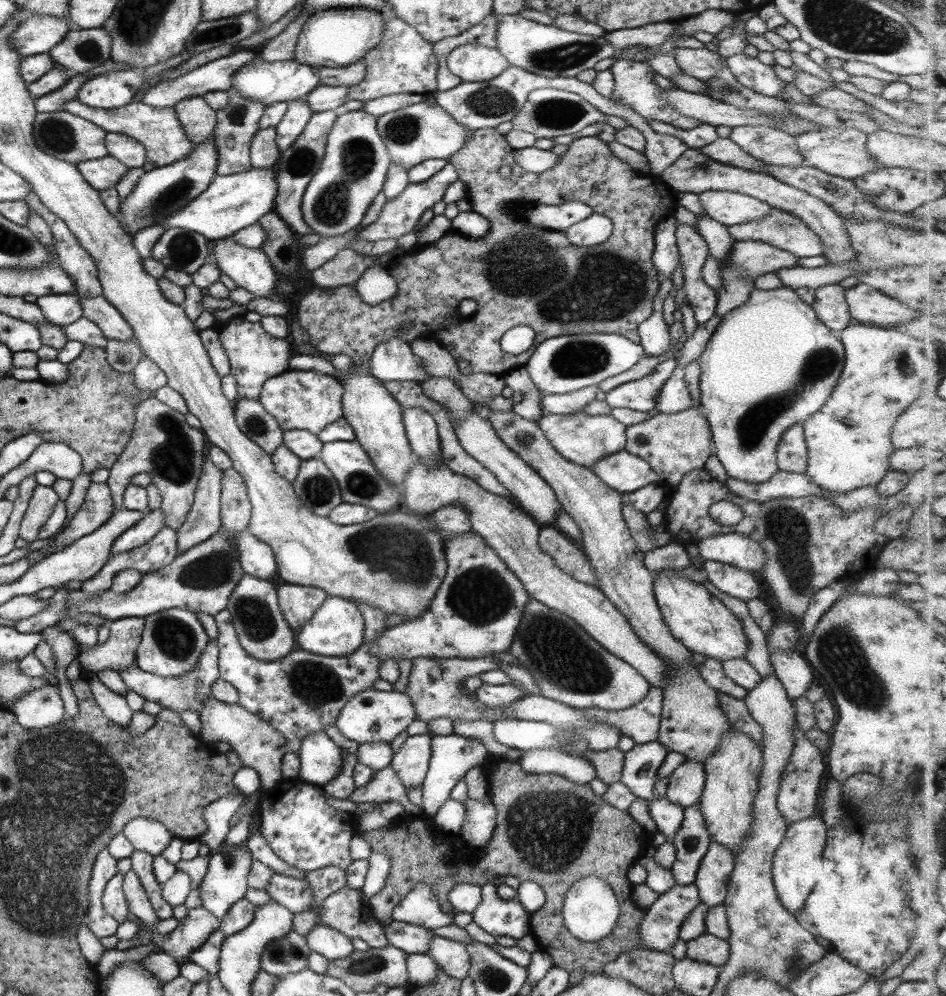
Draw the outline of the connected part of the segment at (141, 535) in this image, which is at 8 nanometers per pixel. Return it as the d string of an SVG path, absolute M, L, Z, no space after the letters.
M160 508L143 513L141 520L137 524L127 528L112 542L109 556L121 554L121 552L129 552L146 544L161 528L165 528L163 521L165 521L165 516L163 516Z

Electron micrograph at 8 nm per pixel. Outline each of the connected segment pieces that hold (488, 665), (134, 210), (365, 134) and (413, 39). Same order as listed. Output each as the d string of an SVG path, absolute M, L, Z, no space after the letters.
M491 653L485 657L474 659L449 658L414 658L411 659L411 671L405 688L405 696L411 698L411 704L415 708L415 716L423 722L431 718L447 718L451 720L485 720L485 712L474 705L473 701L461 699L459 692L459 681L469 676L476 676L480 673L496 669L497 661Z
M211 134L205 141L195 145L183 159L141 174L131 193L119 204L117 216L121 220L121 227L133 236L133 233L143 228L161 224L163 217L189 205L193 198L207 189L207 185L216 175L215 164L217 151Z
M355 110L342 112L327 133L323 160L303 192L301 214L319 237L339 236L356 228L365 210L382 191L391 158L376 129L375 117Z
M393 15L383 20L383 37L379 43L362 57L365 76L359 84L348 87L349 100L373 100L388 94L420 94L435 91L437 60L433 56L432 45L423 40L417 31Z

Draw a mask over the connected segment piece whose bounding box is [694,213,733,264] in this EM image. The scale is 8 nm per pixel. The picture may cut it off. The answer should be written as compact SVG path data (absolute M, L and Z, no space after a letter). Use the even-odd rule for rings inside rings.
M699 213L694 217L697 223L697 233L701 235L703 241L707 244L708 254L723 264L723 260L727 258L727 252L733 244L733 238L729 235L727 227L706 214Z

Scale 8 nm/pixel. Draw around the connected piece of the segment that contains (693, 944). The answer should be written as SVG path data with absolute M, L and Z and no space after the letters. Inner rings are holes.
M703 933L694 940L685 943L686 959L704 962L721 968L729 957L728 943L715 936Z

